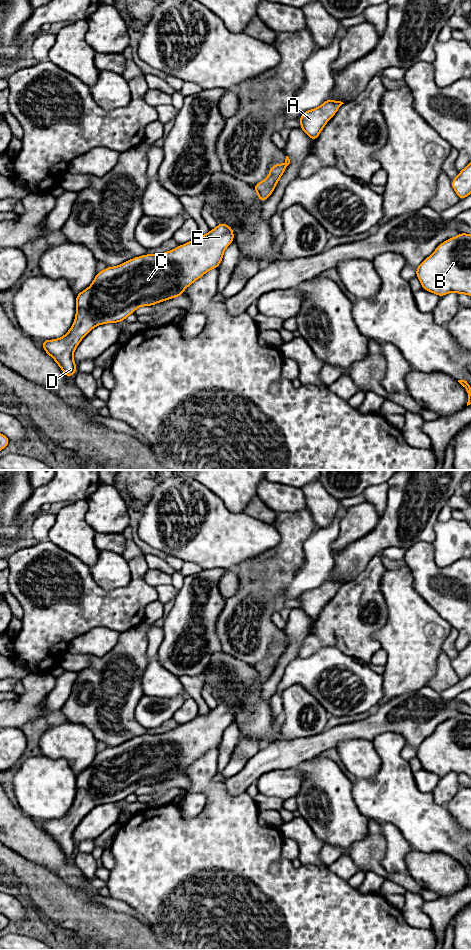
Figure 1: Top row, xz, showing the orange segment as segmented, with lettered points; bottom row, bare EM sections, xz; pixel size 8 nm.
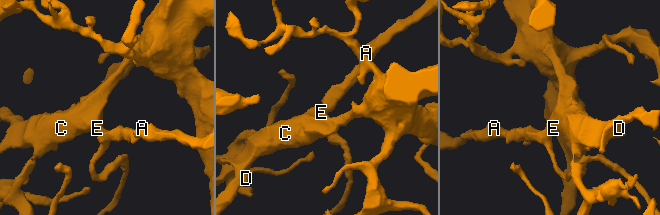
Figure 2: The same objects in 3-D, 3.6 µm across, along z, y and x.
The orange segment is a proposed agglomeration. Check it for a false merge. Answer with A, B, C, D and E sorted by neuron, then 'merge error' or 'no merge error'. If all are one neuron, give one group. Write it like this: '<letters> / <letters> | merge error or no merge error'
A B C D E | no merge error

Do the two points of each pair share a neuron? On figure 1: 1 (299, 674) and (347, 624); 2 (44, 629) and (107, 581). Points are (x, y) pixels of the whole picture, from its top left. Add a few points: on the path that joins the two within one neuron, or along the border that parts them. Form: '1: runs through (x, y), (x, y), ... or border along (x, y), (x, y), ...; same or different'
1: border along (348, 655), (333, 645), (327, 645), (305, 657); different
2: border along (94, 582), (106, 589), (124, 586); different

